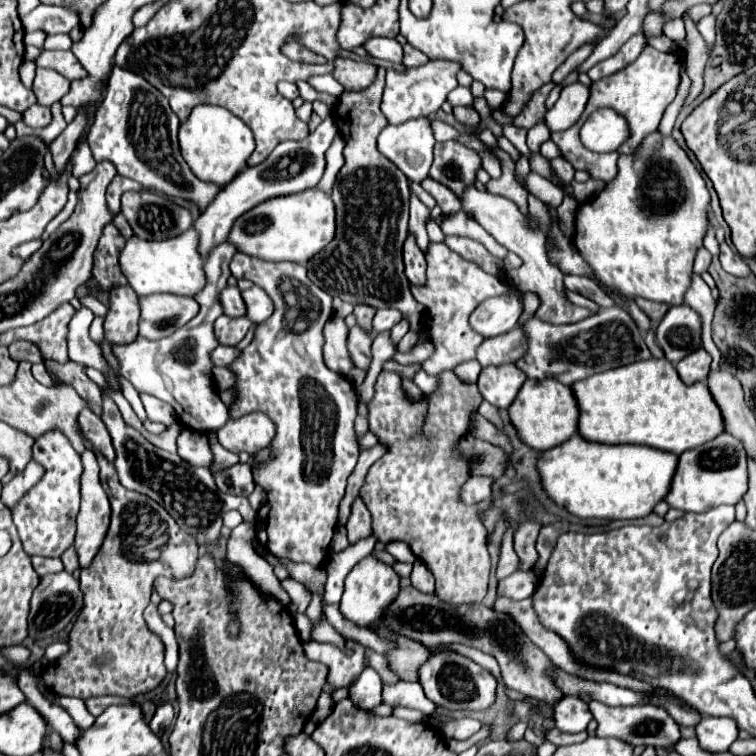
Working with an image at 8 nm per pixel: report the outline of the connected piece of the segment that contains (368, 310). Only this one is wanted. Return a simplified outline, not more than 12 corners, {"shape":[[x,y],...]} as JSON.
{"shape":[[357,304],[353,314],[357,324],[371,332],[371,316],[375,310],[367,304]]}

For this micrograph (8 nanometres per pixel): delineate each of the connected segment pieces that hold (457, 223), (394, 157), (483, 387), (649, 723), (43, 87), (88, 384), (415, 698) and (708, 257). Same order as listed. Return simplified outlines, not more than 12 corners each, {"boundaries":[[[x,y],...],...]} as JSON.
{"boundaries":[[[465,212],[441,216],[445,234],[469,236],[493,256],[505,258],[507,250],[495,242]],[[429,120],[385,126],[377,148],[409,180],[429,176]],[[515,364],[483,368],[487,402],[509,408],[525,380]],[[591,702],[597,736],[673,748],[679,724],[659,706]],[[37,68],[33,92],[41,106],[59,102],[69,80]],[[45,360],[59,384],[69,384],[101,414],[101,390],[83,364]],[[419,682],[383,686],[383,702],[421,710],[431,718],[437,706]],[[701,247],[694,260],[693,272],[702,274],[707,271],[712,255]]]}

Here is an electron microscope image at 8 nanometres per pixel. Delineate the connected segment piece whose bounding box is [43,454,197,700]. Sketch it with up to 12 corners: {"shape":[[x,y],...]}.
{"shape":[[123,488],[81,570],[69,652],[43,670],[59,696],[133,698],[167,676],[143,612],[153,582],[191,576],[195,538]]}

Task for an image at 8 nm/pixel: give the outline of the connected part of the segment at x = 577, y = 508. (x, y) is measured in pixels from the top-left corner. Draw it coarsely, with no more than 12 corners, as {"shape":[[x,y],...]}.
{"shape":[[577,434],[537,458],[577,518],[631,520],[667,494],[677,456]]}

